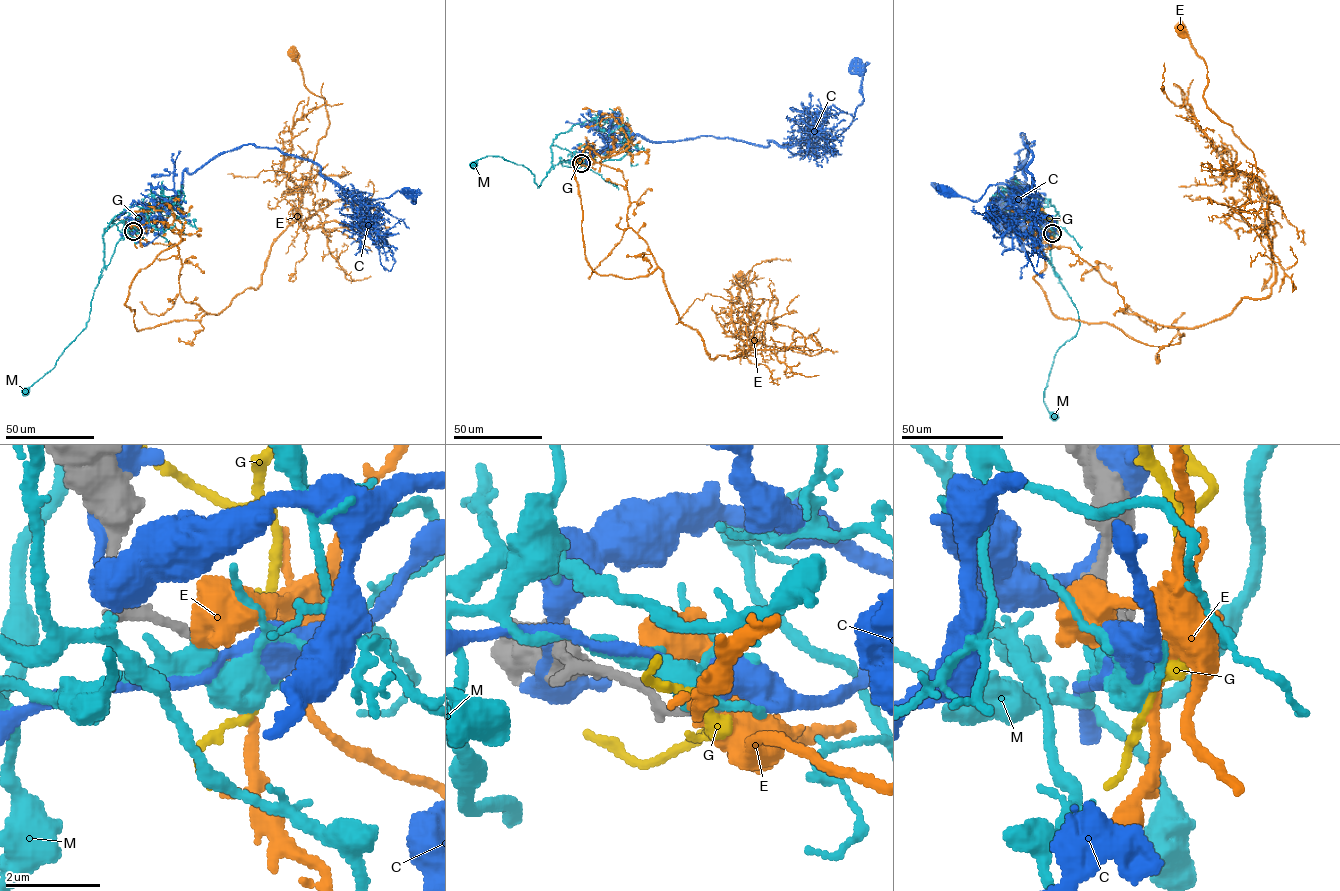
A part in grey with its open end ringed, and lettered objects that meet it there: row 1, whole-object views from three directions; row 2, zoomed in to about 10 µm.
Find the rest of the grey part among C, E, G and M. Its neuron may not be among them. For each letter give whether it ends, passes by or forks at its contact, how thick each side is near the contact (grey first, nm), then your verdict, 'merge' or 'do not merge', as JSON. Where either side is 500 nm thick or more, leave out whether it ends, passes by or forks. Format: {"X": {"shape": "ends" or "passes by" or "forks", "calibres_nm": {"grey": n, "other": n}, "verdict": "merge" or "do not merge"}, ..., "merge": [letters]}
{"C": {"calibres_nm": {"grey": 240, "other": 550}, "verdict": "do not merge"}, "E": {"shape": "passes by", "calibres_nm": {"grey": 240, "other": 340}, "verdict": "do not merge"}, "G": {"shape": "passes by", "calibres_nm": {"grey": 240, "other": 280}, "verdict": "do not merge"}, "M": {"shape": "forks", "calibres_nm": {"grey": 240, "other": 420}, "verdict": "do not merge"}, "merge": []}

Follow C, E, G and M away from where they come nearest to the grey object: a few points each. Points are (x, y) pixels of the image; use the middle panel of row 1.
C: (580, 163), (605, 137), (635, 135), (772, 140), (809, 155), (852, 121), (863, 100), (860, 72)
E: (580, 163), (622, 172), (627, 226), (711, 358), (738, 357), (772, 317), (775, 295), (753, 299), (742, 276)
G: (580, 163), (597, 153), (595, 161)
M: (580, 163), (571, 160), (552, 166), (538, 187), (527, 168), (502, 157), (488, 155), (473, 164)

